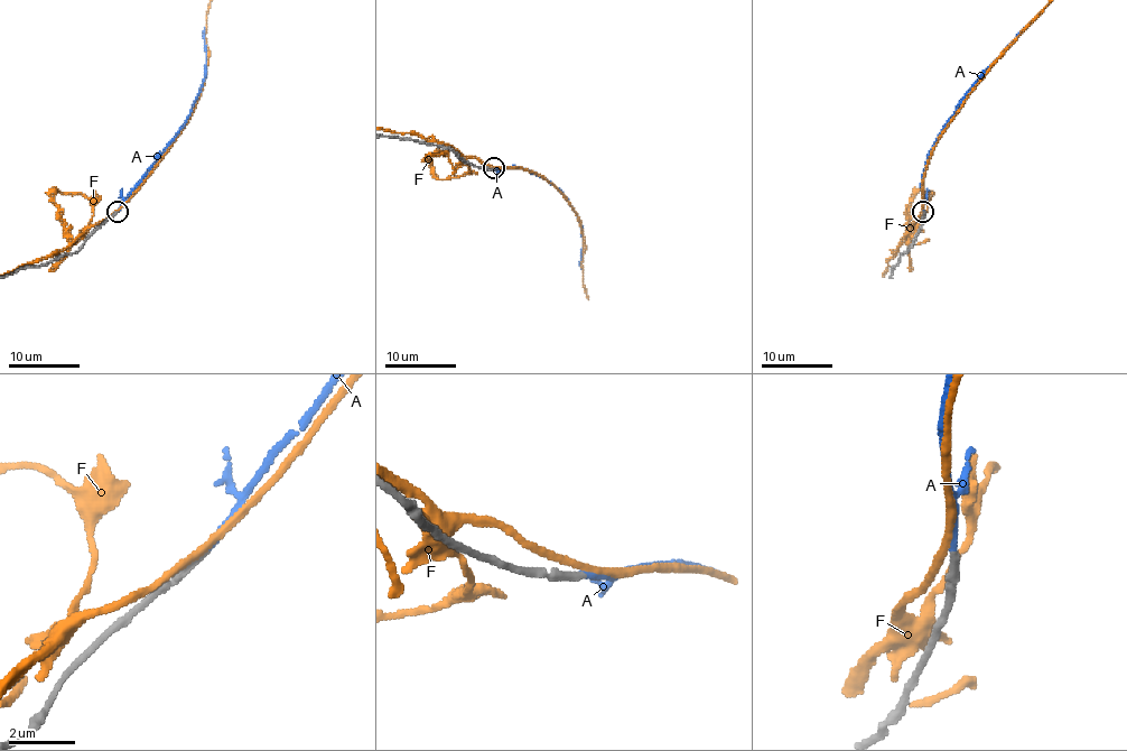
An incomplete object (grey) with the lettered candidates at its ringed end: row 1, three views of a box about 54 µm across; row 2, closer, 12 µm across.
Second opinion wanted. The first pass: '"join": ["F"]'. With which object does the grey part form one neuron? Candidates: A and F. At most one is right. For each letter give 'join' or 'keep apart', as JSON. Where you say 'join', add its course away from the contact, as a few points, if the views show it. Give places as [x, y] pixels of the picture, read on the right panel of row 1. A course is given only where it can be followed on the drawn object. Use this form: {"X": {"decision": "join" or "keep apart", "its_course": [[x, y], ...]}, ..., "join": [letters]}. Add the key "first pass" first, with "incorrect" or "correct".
{"first pass": "incorrect", "A": {"decision": "join", "its_course": [[923, 212], [921, 174], [927, 155], [956, 105], [1024, 27]]}, "F": {"decision": "keep apart"}, "join": ["A"]}

